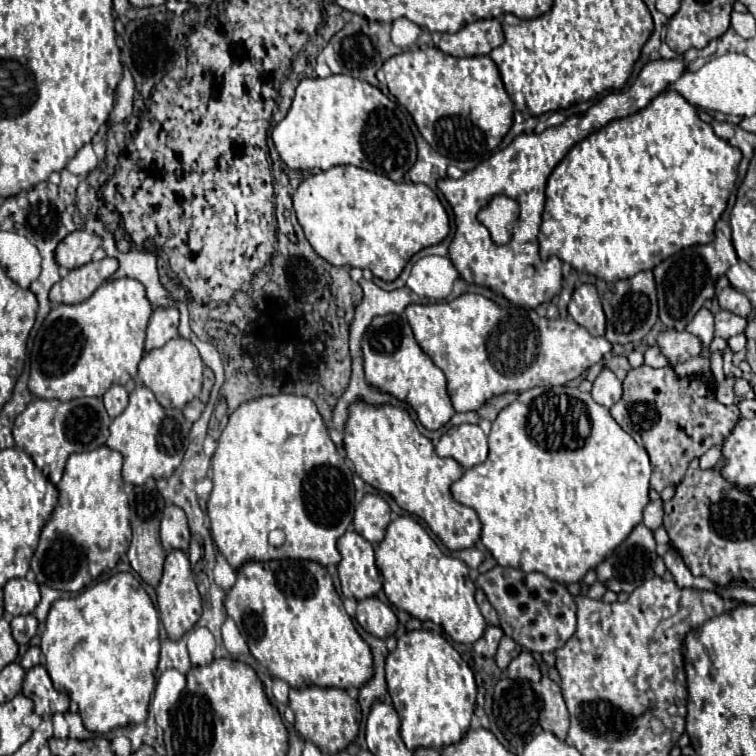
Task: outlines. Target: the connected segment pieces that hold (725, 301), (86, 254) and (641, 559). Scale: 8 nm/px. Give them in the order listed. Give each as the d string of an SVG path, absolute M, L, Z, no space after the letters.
M725 286L721 290L721 294L717 296L717 300L719 300L719 306L723 310L729 310L729 312L733 312L737 316L747 318L751 314L751 302L749 302L749 298L743 292L735 290L733 286Z
M75 230L55 248L55 262L69 270L79 268L91 260L91 254L99 248L99 244L101 238L97 238L93 232Z
M637 524L633 528L633 532L625 538L625 542L621 542L615 552L611 556L607 556L595 570L597 570L597 580L601 584L605 584L609 590L613 590L615 594L619 592L633 592L637 586L641 586L645 580L653 578L653 560L657 560L657 552L655 552L655 540L653 540L653 532L645 526L645 524Z

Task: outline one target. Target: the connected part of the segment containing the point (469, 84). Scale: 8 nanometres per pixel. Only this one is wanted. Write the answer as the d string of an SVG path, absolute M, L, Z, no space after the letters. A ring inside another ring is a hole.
M431 46L425 50L413 48L409 52L389 58L389 62L385 62L377 71L376 77L380 83L389 88L389 92L397 98L399 104L407 106L421 136L427 140L427 144L435 152L439 152L445 158L453 158L461 162L465 160L483 162L501 144L503 136L509 132L513 124L513 110L515 110L513 100L505 92L497 64L489 56L453 58L441 52L437 46Z

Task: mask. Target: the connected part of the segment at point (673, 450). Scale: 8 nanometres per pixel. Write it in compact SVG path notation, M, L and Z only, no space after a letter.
M639 366L631 368L629 374L623 380L623 396L611 406L611 416L615 422L635 438L637 444L641 444L653 466L653 476L651 476L651 488L661 492L667 486L675 486L681 482L685 476L685 470L693 458L703 456L711 446L719 446L723 438L733 430L739 418L739 408L735 404L725 406L715 398L715 390L707 384L703 384L697 376L677 376L673 366L663 366L663 368L651 368L651 366Z

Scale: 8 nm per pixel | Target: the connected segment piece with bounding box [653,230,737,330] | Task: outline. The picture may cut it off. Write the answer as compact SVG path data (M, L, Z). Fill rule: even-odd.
M717 230L715 240L705 246L689 246L681 252L669 256L661 264L653 268L655 282L657 282L657 296L659 296L659 320L673 330L685 330L685 326L693 320L693 316L699 312L699 308L705 304L707 298L715 296L715 282L719 276L727 272L731 262L737 260L735 248L731 244L731 238L725 236L721 230Z

